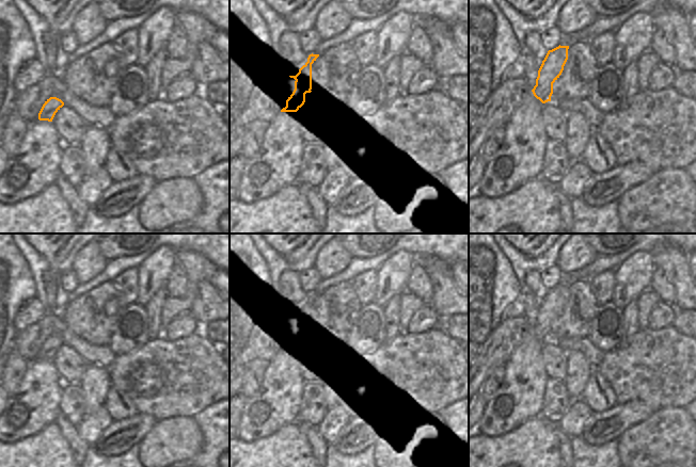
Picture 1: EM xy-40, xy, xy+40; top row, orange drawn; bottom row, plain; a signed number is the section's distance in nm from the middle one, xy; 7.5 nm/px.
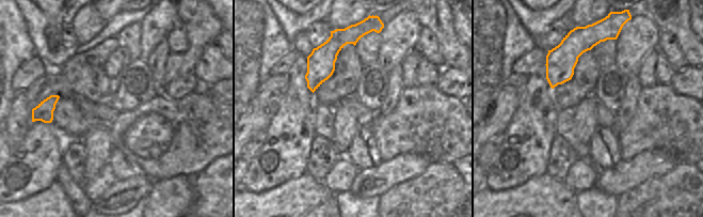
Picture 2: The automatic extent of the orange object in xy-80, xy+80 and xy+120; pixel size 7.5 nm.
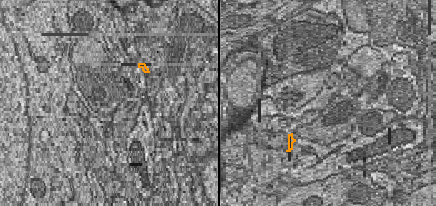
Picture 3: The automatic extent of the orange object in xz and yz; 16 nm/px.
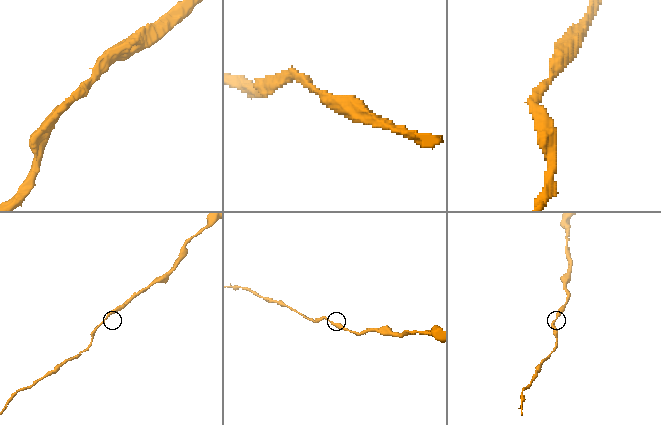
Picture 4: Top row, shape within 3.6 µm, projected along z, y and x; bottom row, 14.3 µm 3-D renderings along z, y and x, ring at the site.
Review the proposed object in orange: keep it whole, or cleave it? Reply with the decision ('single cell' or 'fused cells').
single cell

